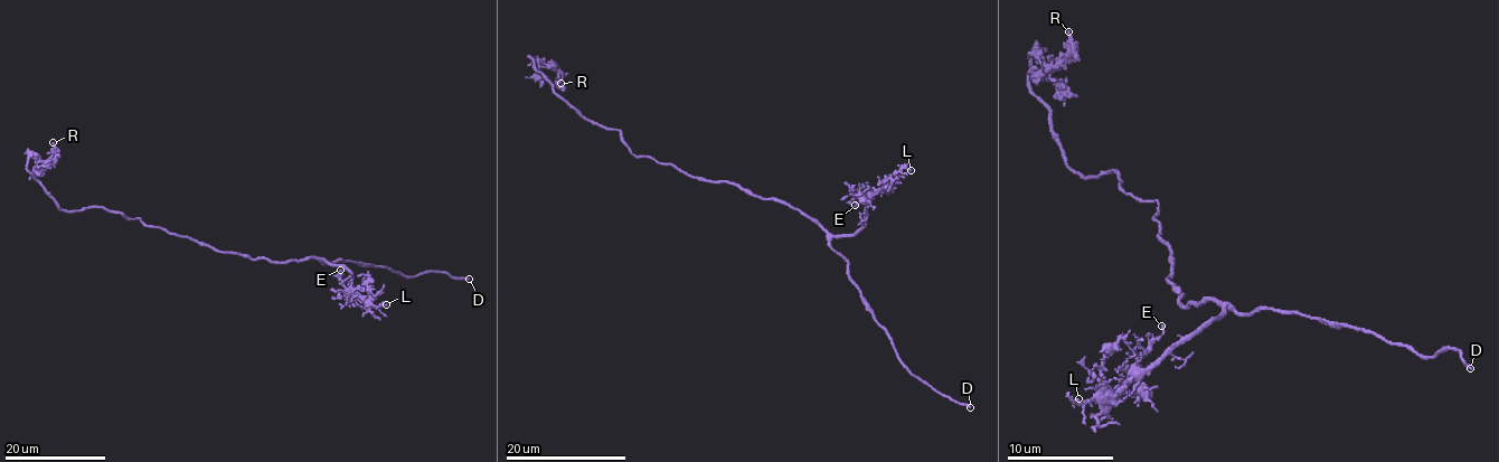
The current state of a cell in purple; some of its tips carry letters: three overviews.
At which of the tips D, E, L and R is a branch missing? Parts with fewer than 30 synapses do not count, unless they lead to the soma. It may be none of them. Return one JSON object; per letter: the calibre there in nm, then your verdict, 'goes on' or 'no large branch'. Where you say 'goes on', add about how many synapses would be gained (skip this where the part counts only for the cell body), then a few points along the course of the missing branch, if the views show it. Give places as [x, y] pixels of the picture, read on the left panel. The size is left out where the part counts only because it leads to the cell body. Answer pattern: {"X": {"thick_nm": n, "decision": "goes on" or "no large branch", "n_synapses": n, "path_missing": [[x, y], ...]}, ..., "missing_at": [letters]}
{"D": {"thick_nm": 180, "decision": "goes on"}, "E": {"thick_nm": 130, "decision": "no large branch"}, "L": {"thick_nm": 140, "decision": "no large branch"}, "R": {"thick_nm": 180, "decision": "no large branch"}, "missing_at": ["D"]}

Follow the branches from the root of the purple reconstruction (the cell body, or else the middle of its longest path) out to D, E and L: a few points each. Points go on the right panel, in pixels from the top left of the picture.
D: (1167, 279), (1179, 304), (1298, 310), (1419, 355), (1459, 350), (1470, 368)
E: (1167, 279), (1182, 295), (1179, 304), (1214, 300), (1223, 309), (1140, 369), (1138, 358), (1161, 326)
L: (1167, 279), (1178, 298), (1182, 295), (1179, 304), (1217, 300), (1222, 314), (1108, 397), (1074, 401), (1078, 398)

